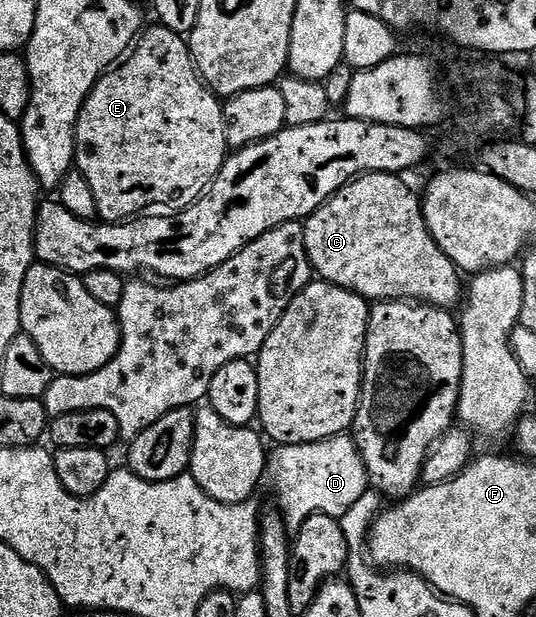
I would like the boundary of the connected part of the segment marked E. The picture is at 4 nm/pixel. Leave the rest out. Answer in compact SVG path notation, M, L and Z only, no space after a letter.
M168 26L147 30L131 53L98 79L76 121L74 166L94 192L97 215L108 224L135 219L151 206L187 210L211 187L230 153L221 99L204 85L185 35L175 34Z

